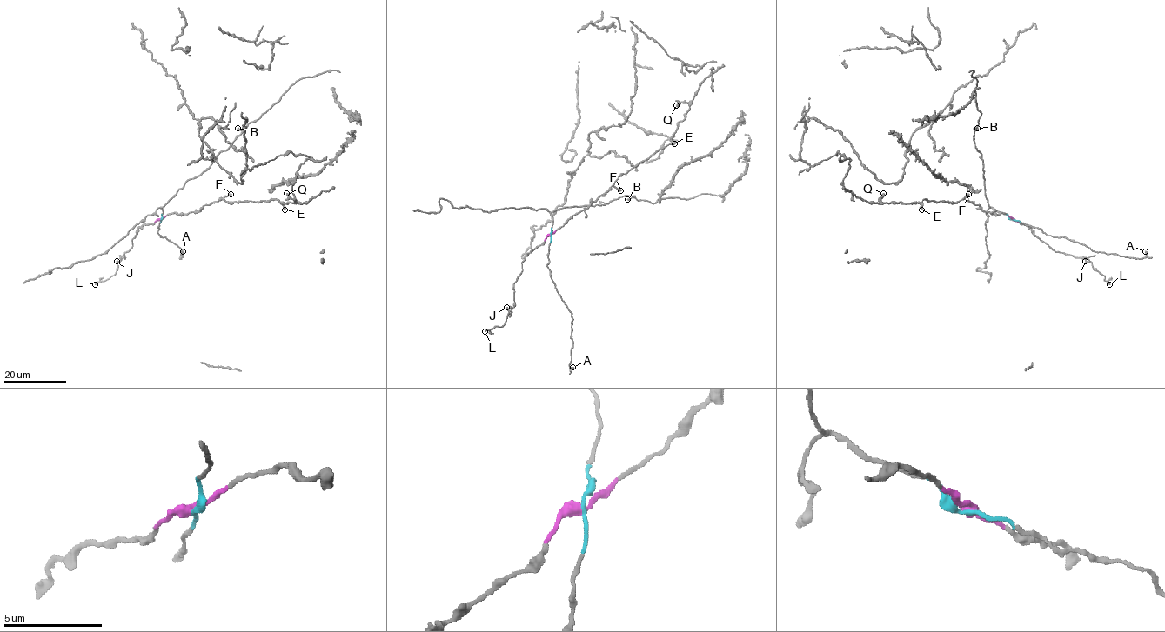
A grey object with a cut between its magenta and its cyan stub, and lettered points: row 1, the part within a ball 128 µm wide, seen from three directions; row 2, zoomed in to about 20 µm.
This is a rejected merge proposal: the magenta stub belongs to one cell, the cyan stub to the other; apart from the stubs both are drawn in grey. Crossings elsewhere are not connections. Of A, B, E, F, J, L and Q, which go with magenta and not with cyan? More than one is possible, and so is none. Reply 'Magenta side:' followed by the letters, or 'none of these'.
Magenta side: E, F, J, L, Q

